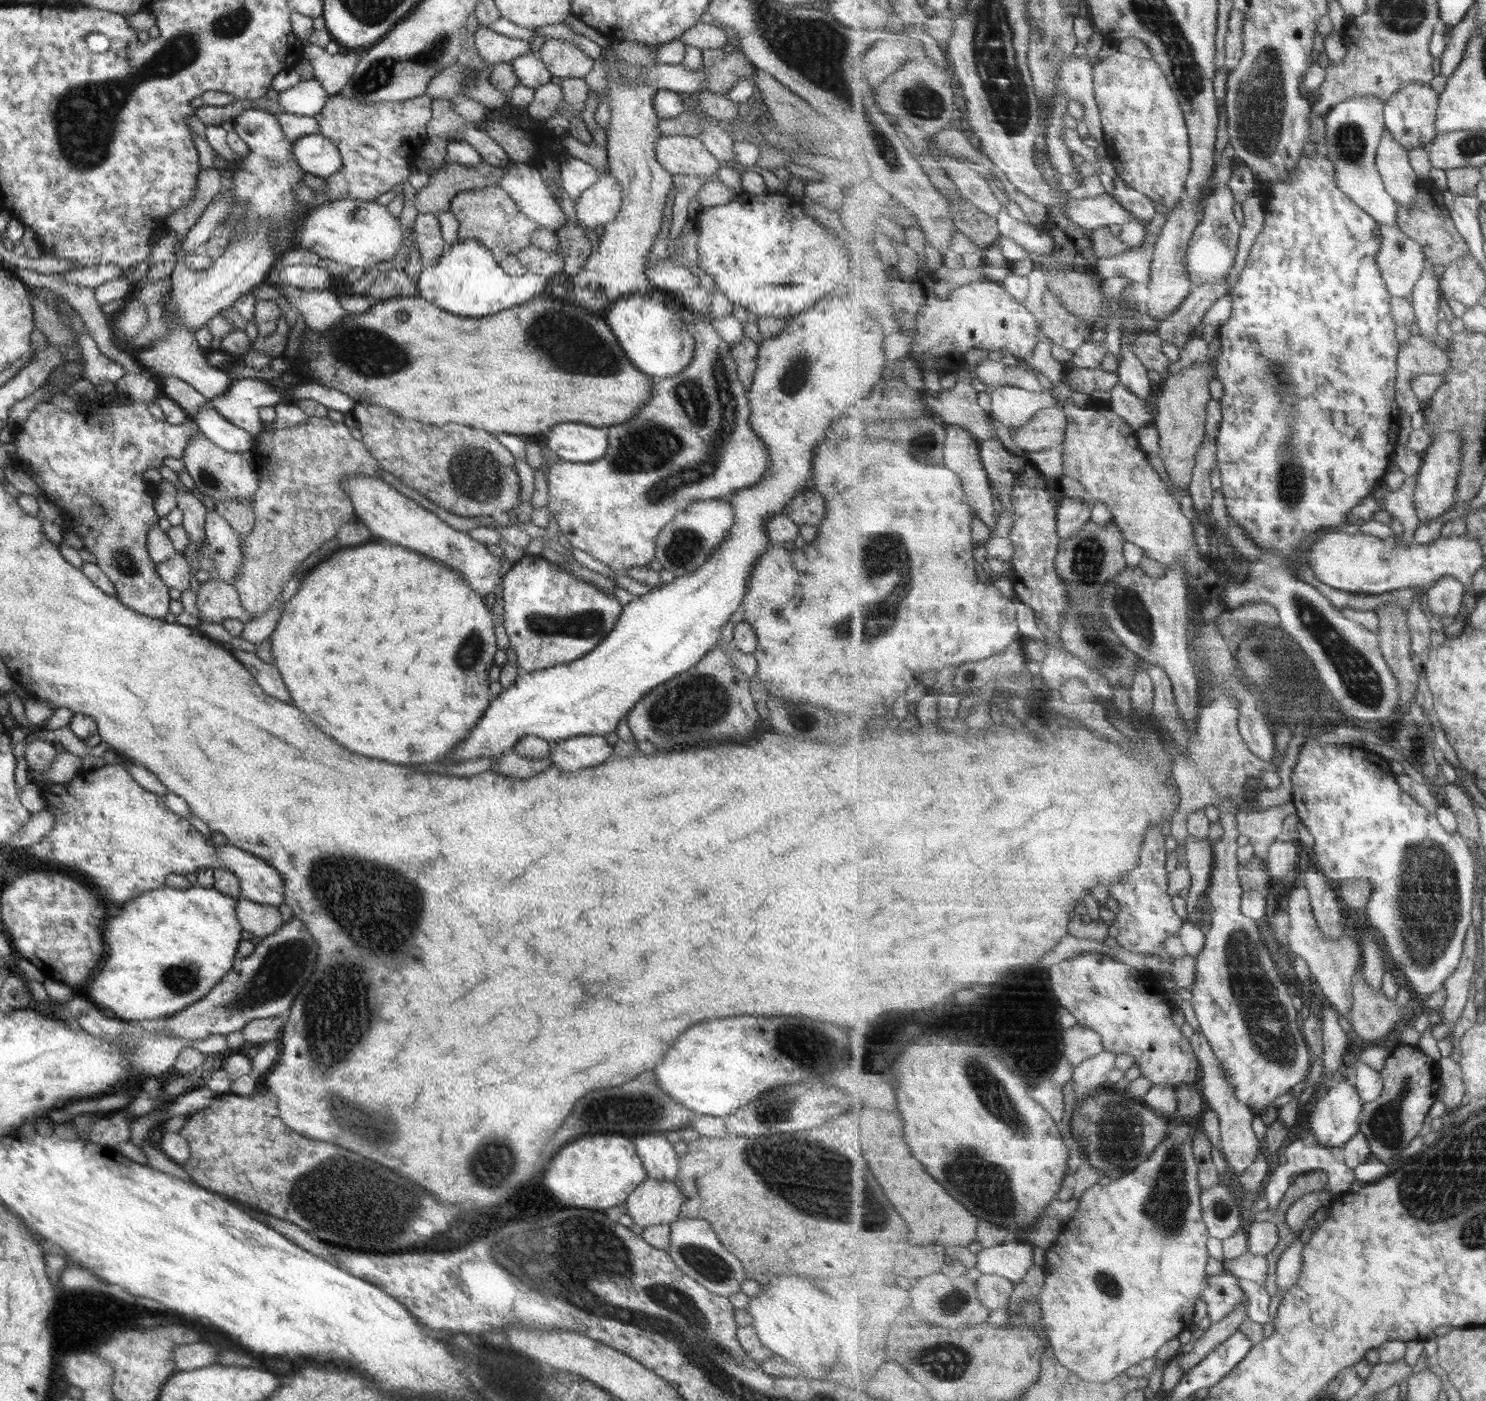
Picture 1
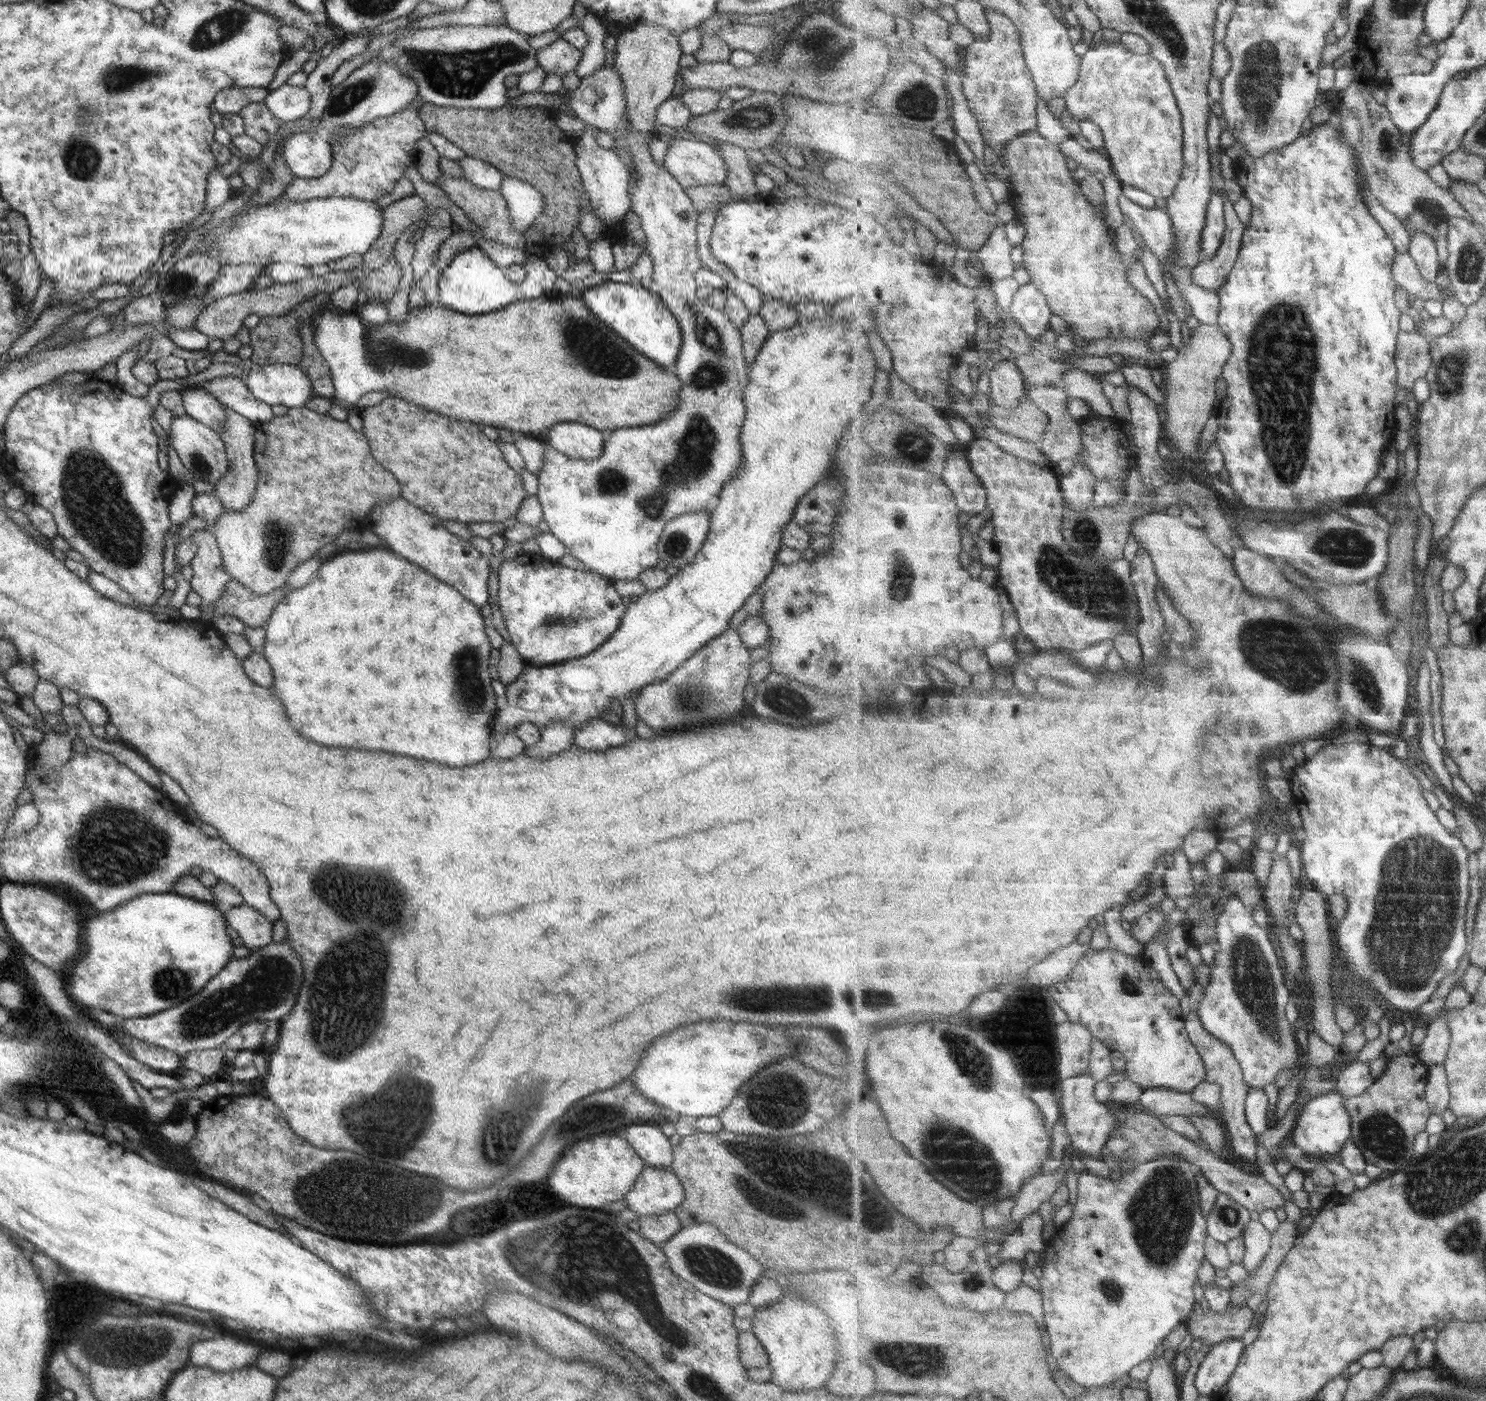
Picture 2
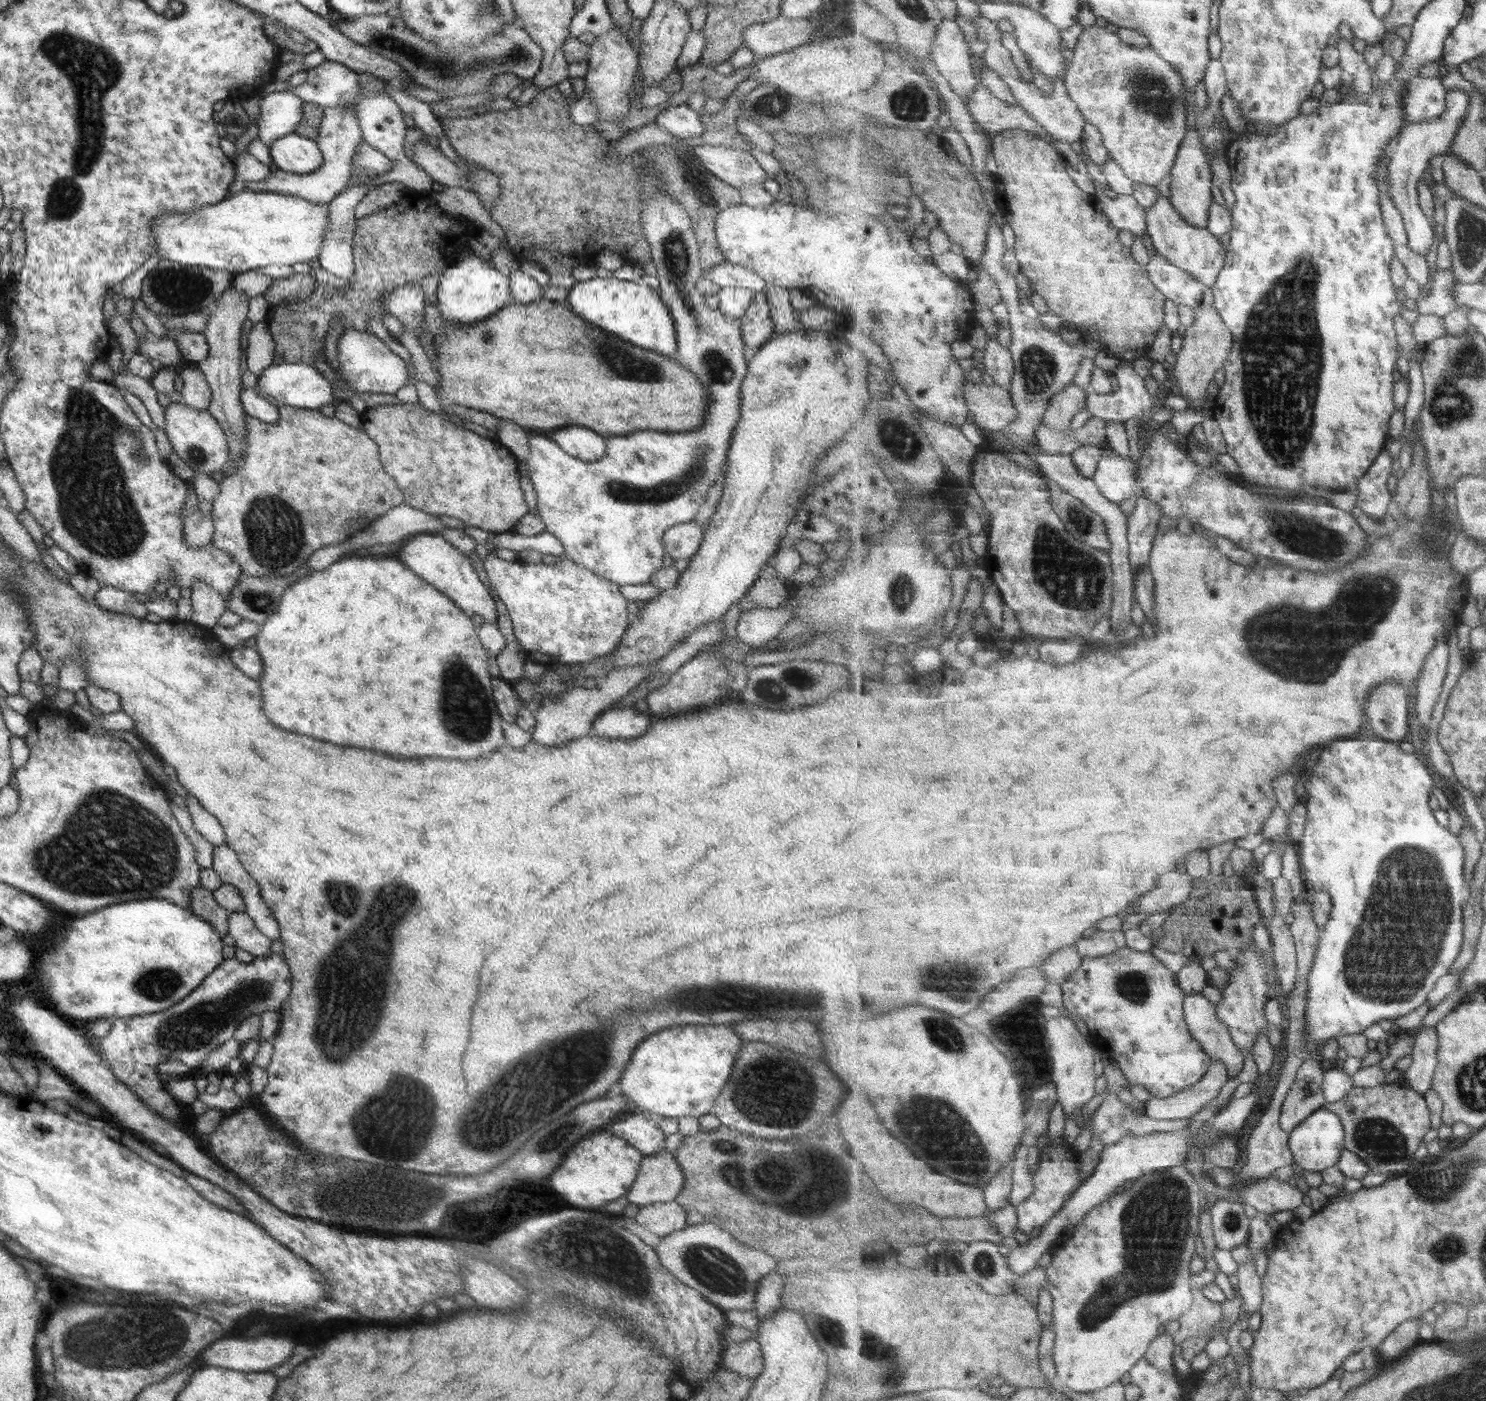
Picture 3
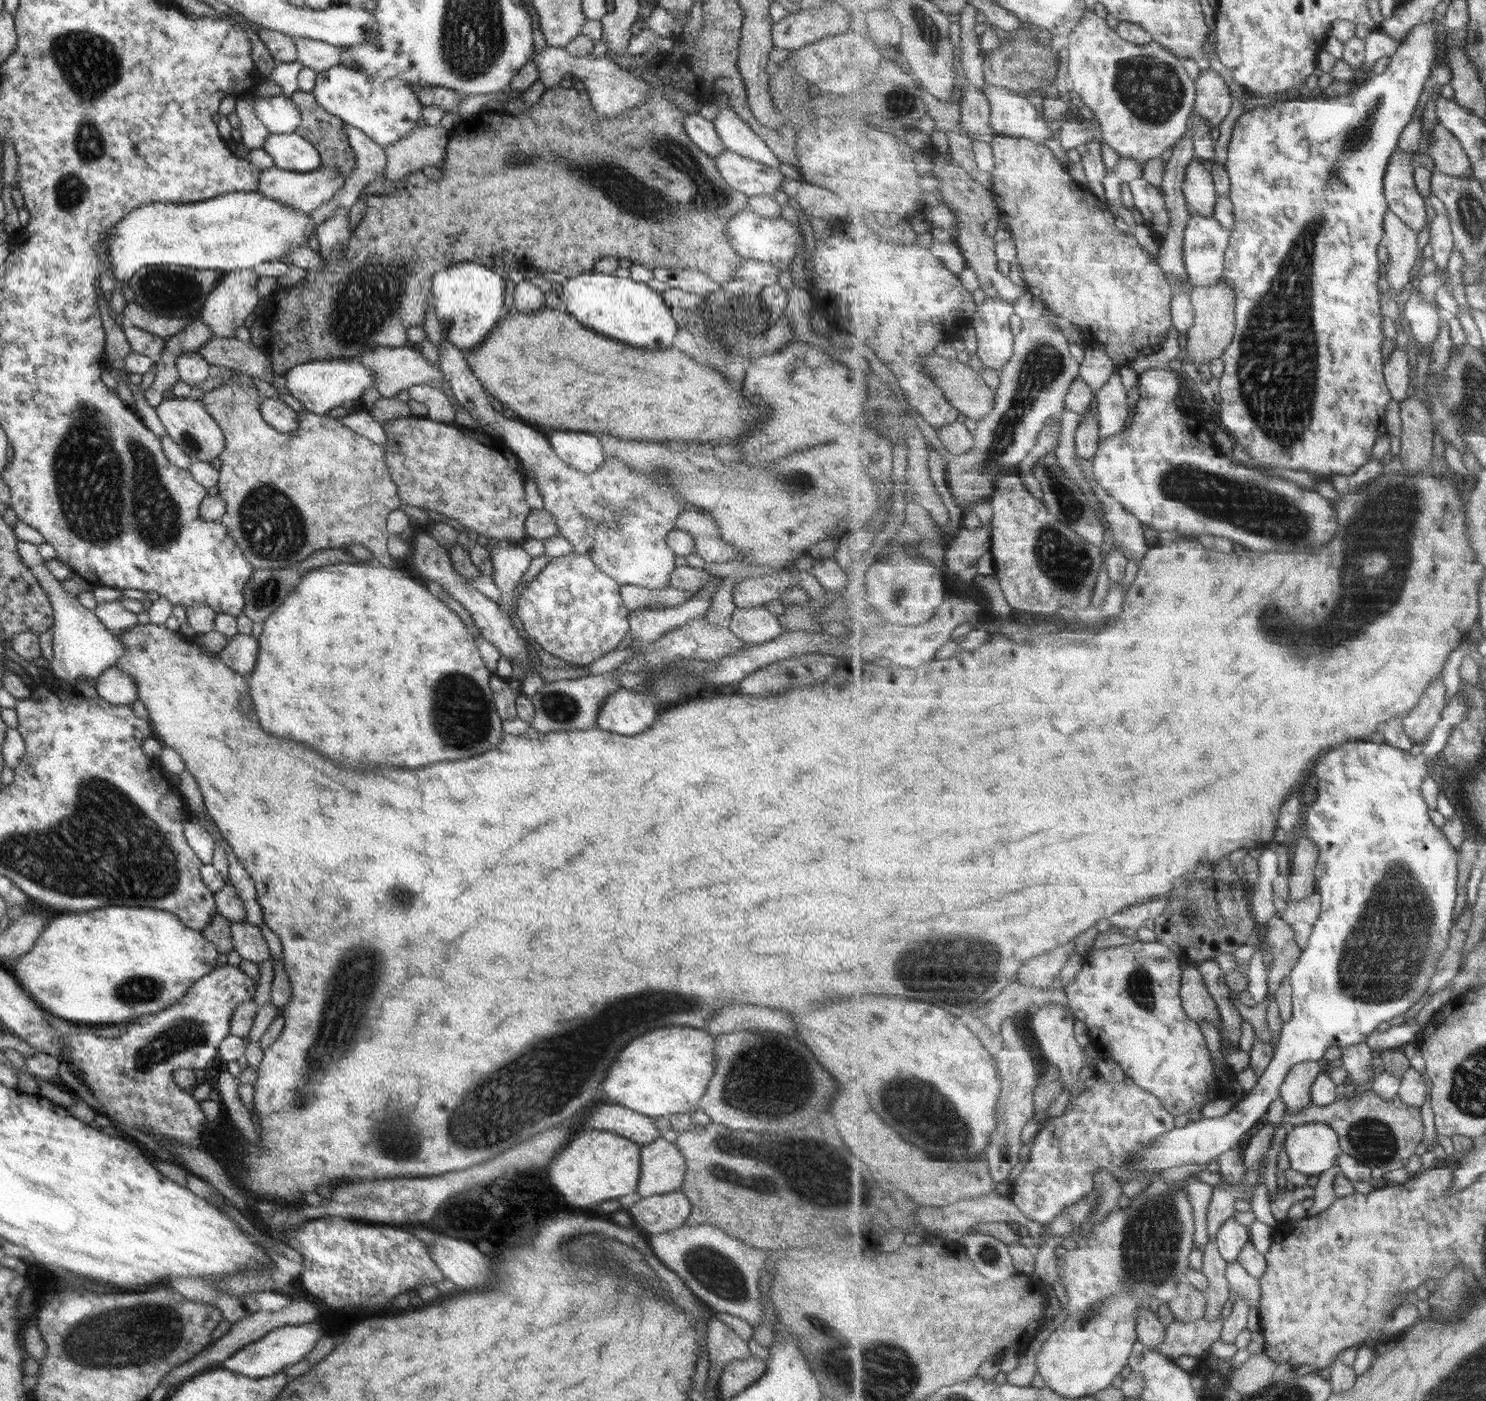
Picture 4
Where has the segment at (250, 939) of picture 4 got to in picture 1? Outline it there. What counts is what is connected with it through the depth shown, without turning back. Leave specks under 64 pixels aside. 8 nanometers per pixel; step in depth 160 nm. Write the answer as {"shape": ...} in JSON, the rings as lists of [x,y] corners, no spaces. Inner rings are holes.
{"shape":[[[242,897],[236,900],[235,907],[242,930],[253,937],[266,938],[277,932],[283,923],[277,907],[255,904]]]}

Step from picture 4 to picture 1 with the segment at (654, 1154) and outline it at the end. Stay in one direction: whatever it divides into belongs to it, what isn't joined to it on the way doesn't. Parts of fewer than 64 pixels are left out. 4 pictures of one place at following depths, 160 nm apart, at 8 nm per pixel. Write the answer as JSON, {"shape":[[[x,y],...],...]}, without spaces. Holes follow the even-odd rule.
{"shape":[[[646,1178],[625,1199],[627,1216],[639,1228],[669,1224],[679,1219],[684,1196],[672,1182]]]}

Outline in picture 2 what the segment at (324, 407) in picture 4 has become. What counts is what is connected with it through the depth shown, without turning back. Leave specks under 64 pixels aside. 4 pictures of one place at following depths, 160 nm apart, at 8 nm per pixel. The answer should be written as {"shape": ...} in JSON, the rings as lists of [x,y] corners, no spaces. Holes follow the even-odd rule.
{"shape":[[[251,363],[244,381],[253,397],[267,407],[301,408],[313,396],[309,379],[296,365]]]}

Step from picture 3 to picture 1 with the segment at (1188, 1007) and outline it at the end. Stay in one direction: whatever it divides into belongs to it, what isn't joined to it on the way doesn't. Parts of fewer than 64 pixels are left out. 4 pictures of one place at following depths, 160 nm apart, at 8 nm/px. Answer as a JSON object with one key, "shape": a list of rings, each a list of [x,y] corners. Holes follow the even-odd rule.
{"shape":[[[1195,1030],[1190,1037],[1194,1053],[1198,1056],[1202,1068],[1202,1080],[1200,1081],[1201,1091],[1209,1106],[1216,1112],[1219,1118],[1221,1148],[1228,1164],[1233,1172],[1239,1177],[1248,1168],[1257,1162],[1261,1142],[1255,1129],[1252,1127],[1255,1112],[1252,1108],[1241,1102],[1235,1096],[1234,1086],[1226,1076],[1226,1070],[1222,1067],[1222,1062],[1215,1054],[1210,1040],[1200,1030]]]}

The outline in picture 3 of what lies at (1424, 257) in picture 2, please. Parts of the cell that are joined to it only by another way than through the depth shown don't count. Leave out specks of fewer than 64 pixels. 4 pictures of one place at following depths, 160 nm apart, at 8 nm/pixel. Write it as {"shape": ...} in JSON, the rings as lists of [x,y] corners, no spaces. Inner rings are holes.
{"shape":[[[1453,88],[1446,94],[1446,111],[1436,119],[1420,123],[1408,123],[1400,130],[1391,148],[1390,164],[1390,190],[1389,196],[1393,198],[1398,210],[1404,218],[1408,232],[1408,245],[1417,253],[1427,256],[1431,246],[1435,244],[1435,232],[1431,226],[1432,219],[1427,218],[1419,204],[1418,186],[1425,178],[1429,163],[1435,156],[1442,156],[1450,150],[1456,139],[1459,127],[1464,123],[1464,118],[1470,114],[1470,96],[1461,89]]]}

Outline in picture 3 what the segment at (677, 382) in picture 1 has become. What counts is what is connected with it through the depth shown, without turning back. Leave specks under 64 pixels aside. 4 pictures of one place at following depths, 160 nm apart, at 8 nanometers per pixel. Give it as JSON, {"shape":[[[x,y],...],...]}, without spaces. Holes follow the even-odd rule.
{"shape":[[[614,26],[597,36],[589,46],[587,54],[587,71],[582,77],[584,80],[584,97],[581,104],[589,103],[589,94],[596,110],[596,120],[599,122],[620,122],[629,112],[628,90],[632,88],[633,76],[637,68],[637,51],[625,39],[624,29]],[[639,149],[629,157],[630,162],[640,170],[638,172],[638,178],[640,178],[638,180],[638,194],[640,194],[641,199],[641,230],[643,231],[643,236],[649,247],[650,258],[653,264],[655,264],[655,277],[658,281],[657,291],[660,296],[660,301],[667,307],[667,310],[673,319],[673,324],[675,325],[675,361],[695,376],[695,380],[699,382],[701,387],[705,389],[705,393],[707,393],[707,410],[705,410],[703,422],[701,422],[699,428],[695,428],[695,430],[691,430],[691,432],[663,432],[663,434],[661,434],[661,432],[635,432],[635,434],[606,437],[604,439],[605,456],[603,456],[601,460],[595,462],[576,460],[565,454],[565,452],[562,452],[551,439],[547,439],[537,433],[529,433],[529,436],[527,436],[529,455],[527,455],[527,459],[523,461],[526,470],[528,471],[528,479],[531,481],[531,486],[536,494],[537,516],[543,522],[546,534],[551,534],[555,539],[559,540],[564,550],[563,555],[571,560],[573,564],[586,568],[589,572],[595,573],[595,576],[610,580],[619,587],[647,583],[649,580],[648,576],[651,576],[655,570],[663,566],[661,564],[661,558],[663,558],[664,554],[662,537],[665,530],[671,528],[671,526],[675,526],[675,524],[683,524],[693,521],[695,515],[699,512],[699,508],[706,504],[706,494],[708,493],[708,490],[713,486],[714,482],[717,482],[720,479],[722,471],[725,468],[726,455],[729,448],[730,438],[732,437],[732,431],[736,428],[737,422],[739,421],[741,379],[746,373],[746,362],[743,359],[743,353],[741,351],[741,348],[743,348],[743,341],[740,335],[740,326],[736,321],[719,313],[718,309],[710,310],[703,301],[703,293],[699,288],[695,287],[695,282],[699,281],[702,276],[700,275],[699,247],[694,235],[694,230],[692,229],[692,222],[690,221],[688,214],[685,213],[685,210],[681,208],[681,204],[677,204],[675,200],[671,200],[670,196],[662,189],[662,186],[660,185],[660,182],[662,182],[660,176],[651,170],[651,162],[643,157],[641,152],[642,150]]]}

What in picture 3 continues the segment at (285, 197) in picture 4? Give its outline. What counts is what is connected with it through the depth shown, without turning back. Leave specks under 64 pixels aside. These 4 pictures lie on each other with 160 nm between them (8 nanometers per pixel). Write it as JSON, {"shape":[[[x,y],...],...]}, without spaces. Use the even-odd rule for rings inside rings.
{"shape":[[[323,107],[318,124],[316,143],[321,151],[322,165],[309,174],[291,174],[278,170],[269,173],[259,182],[245,183],[245,189],[254,192],[271,192],[282,196],[293,196],[312,203],[327,204],[348,186],[352,171],[352,156],[357,145],[362,142],[362,132],[354,112],[347,107]]]}

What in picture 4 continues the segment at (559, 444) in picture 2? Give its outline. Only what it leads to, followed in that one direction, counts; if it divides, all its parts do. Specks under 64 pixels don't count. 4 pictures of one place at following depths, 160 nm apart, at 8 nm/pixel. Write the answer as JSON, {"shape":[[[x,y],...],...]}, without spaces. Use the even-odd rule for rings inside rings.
{"shape":[[[553,432],[549,436],[553,454],[569,468],[582,473],[597,471],[606,460],[598,436],[583,432]]]}

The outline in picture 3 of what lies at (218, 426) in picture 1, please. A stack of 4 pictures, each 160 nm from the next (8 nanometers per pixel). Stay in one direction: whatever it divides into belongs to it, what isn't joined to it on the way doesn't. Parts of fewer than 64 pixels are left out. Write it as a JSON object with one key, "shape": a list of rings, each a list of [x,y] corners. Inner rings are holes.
{"shape":[[[183,360],[178,374],[182,378],[183,388],[181,388],[181,393],[177,399],[195,411],[205,411],[209,405],[211,393],[197,364]]]}

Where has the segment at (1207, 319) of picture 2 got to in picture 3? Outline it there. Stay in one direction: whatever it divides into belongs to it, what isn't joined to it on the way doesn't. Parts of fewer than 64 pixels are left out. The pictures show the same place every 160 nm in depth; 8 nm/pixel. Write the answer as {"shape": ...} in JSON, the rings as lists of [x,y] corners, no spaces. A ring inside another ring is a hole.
{"shape":[[[1158,252],[1149,257],[1148,273],[1153,284],[1177,304],[1186,304],[1194,309],[1199,306],[1214,306],[1214,292],[1210,286],[1197,280],[1190,272],[1175,266]]]}

